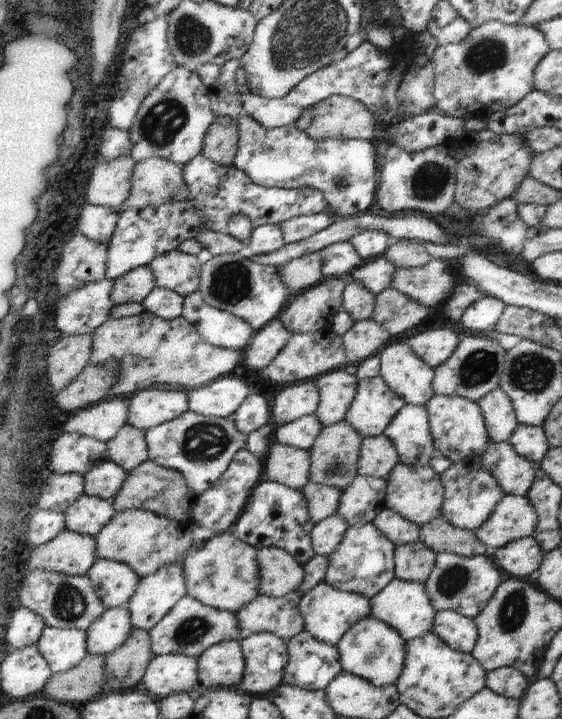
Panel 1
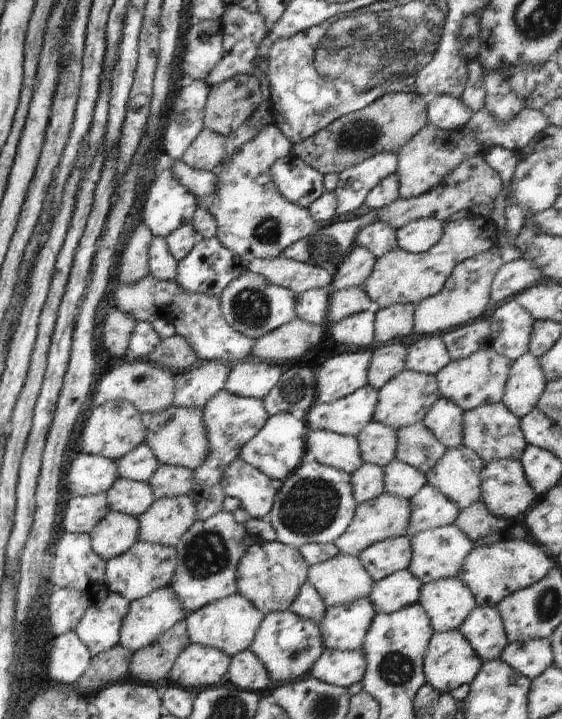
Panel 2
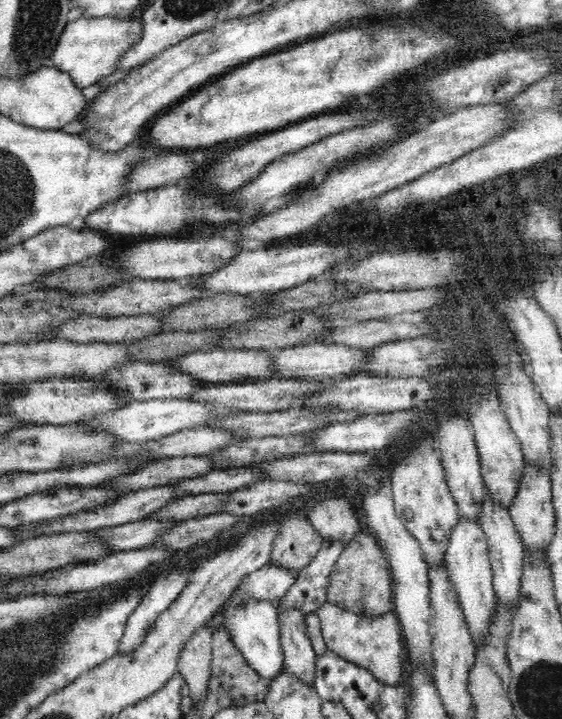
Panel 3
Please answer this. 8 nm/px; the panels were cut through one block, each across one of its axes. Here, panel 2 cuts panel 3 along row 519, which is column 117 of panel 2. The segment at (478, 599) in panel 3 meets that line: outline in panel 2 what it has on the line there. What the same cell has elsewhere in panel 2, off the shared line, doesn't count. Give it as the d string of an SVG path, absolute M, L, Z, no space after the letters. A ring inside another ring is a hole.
M141 443L132 453L115 461L119 471L119 477L132 481L148 483L160 462L156 459L150 446Z

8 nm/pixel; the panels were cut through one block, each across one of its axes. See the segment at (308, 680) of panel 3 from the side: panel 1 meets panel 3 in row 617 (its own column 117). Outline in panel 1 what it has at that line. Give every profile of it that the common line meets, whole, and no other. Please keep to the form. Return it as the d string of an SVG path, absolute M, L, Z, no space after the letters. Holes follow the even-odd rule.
M141 266L114 279L114 288L112 288L110 298L117 305L128 304L128 302L141 303L154 287L156 284L154 284L152 270L149 266Z

